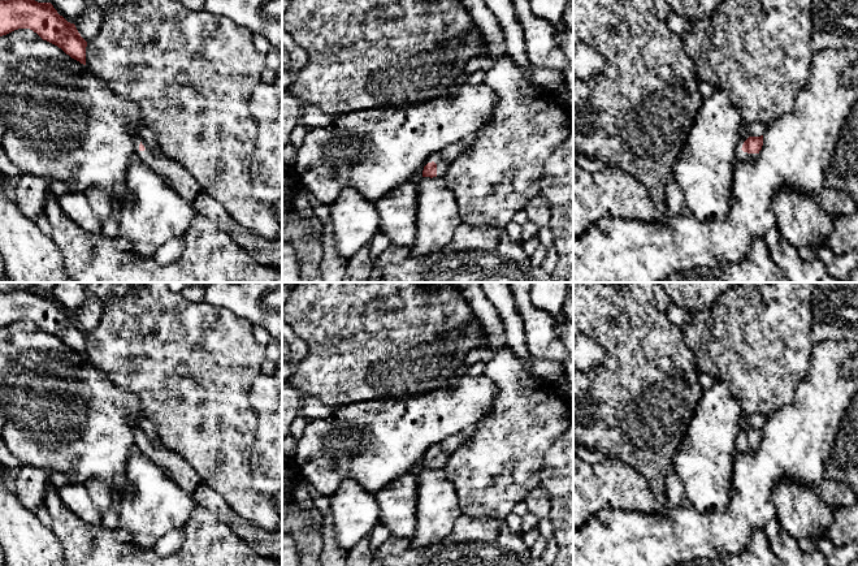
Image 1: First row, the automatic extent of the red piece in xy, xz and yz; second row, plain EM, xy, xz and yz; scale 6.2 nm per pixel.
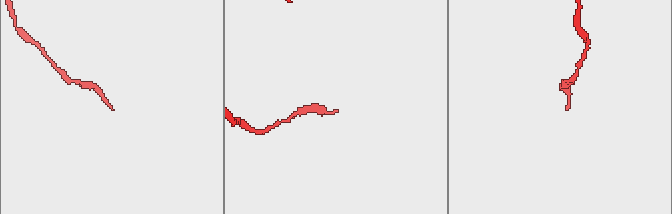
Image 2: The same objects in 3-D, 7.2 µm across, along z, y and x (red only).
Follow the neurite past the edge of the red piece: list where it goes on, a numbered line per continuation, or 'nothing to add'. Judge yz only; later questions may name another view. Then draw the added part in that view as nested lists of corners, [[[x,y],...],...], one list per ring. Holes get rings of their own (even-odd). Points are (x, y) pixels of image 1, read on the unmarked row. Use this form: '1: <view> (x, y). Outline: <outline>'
1: yz (742, 448). Outline: [[[741,441],[737,446],[737,453],[746,453],[746,454],[755,453],[758,450],[758,446],[759,445],[748,445]]]

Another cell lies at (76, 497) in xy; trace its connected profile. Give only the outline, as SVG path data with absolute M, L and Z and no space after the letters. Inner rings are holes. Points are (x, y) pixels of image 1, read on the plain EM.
M66 484L58 488L58 494L64 504L79 518L90 524L100 526L103 513L91 500L84 484Z

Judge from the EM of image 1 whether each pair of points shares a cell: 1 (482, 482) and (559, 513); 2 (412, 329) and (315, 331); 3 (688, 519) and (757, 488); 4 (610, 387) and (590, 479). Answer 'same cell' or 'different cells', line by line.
1: different cells
2: same cell
3: same cell
4: different cells

